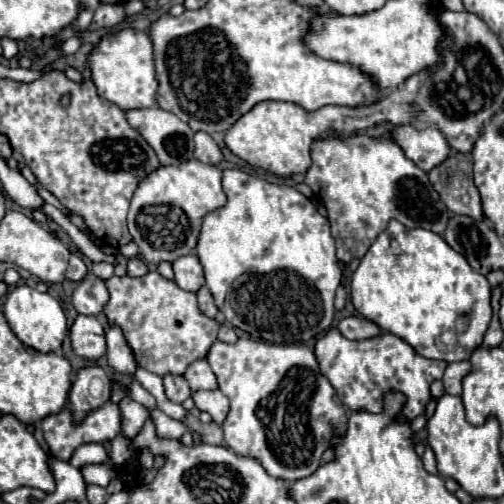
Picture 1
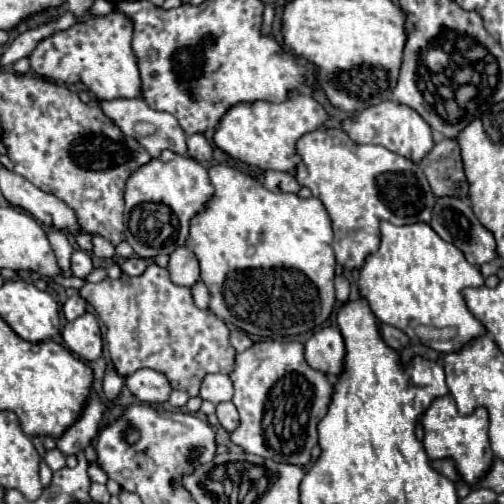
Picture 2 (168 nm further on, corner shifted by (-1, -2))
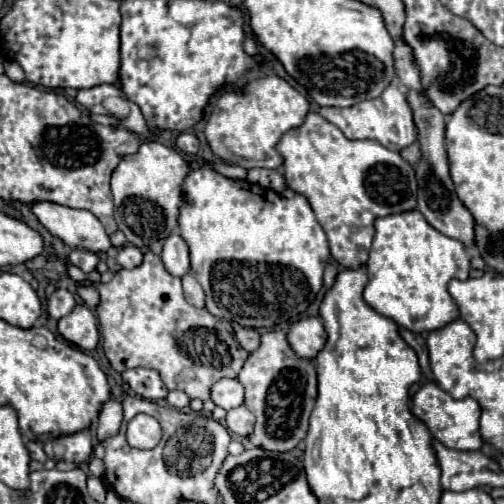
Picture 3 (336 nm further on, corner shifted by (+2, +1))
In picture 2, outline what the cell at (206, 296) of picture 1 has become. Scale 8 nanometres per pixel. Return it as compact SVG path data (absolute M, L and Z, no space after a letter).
M196 282L192 288L192 298L194 298L194 304L198 308L208 308L208 300L210 300L210 294L208 294L208 288L202 284L202 282Z

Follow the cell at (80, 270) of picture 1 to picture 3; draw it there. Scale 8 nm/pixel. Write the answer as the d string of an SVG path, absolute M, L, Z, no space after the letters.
M75 249L75 251L69 255L69 261L71 261L75 267L79 267L81 271L89 273L89 271L93 271L93 269L97 267L99 257L97 257L95 253L91 253L91 251L85 251L85 249Z

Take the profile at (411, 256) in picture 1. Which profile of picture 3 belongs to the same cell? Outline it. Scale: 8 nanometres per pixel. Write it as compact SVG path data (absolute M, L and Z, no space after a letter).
M417 209L399 213L399 215L387 215L375 221L375 239L373 239L369 261L367 261L369 283L365 287L363 299L379 315L393 319L399 327L405 327L413 333L431 333L459 319L457 303L449 295L447 285L451 279L467 279L469 271L471 271L471 263L463 243L459 243L457 239L445 237L443 233L433 229Z

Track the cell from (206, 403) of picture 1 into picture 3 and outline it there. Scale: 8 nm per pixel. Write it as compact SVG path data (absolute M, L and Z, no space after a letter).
M239 405L237 409L229 409L229 411L227 411L225 423L227 423L227 429L229 429L229 431L245 437L245 435L249 435L249 433L253 431L255 417L253 417L253 413L251 413L247 407Z

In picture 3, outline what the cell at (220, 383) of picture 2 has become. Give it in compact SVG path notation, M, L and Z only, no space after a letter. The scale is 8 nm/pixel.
M221 379L213 383L211 401L223 409L233 409L243 405L243 387L237 379Z

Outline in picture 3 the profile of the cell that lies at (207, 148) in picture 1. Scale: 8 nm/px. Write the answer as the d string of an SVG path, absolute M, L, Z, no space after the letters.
M181 133L177 137L177 147L187 155L195 155L199 151L199 139L193 133Z

